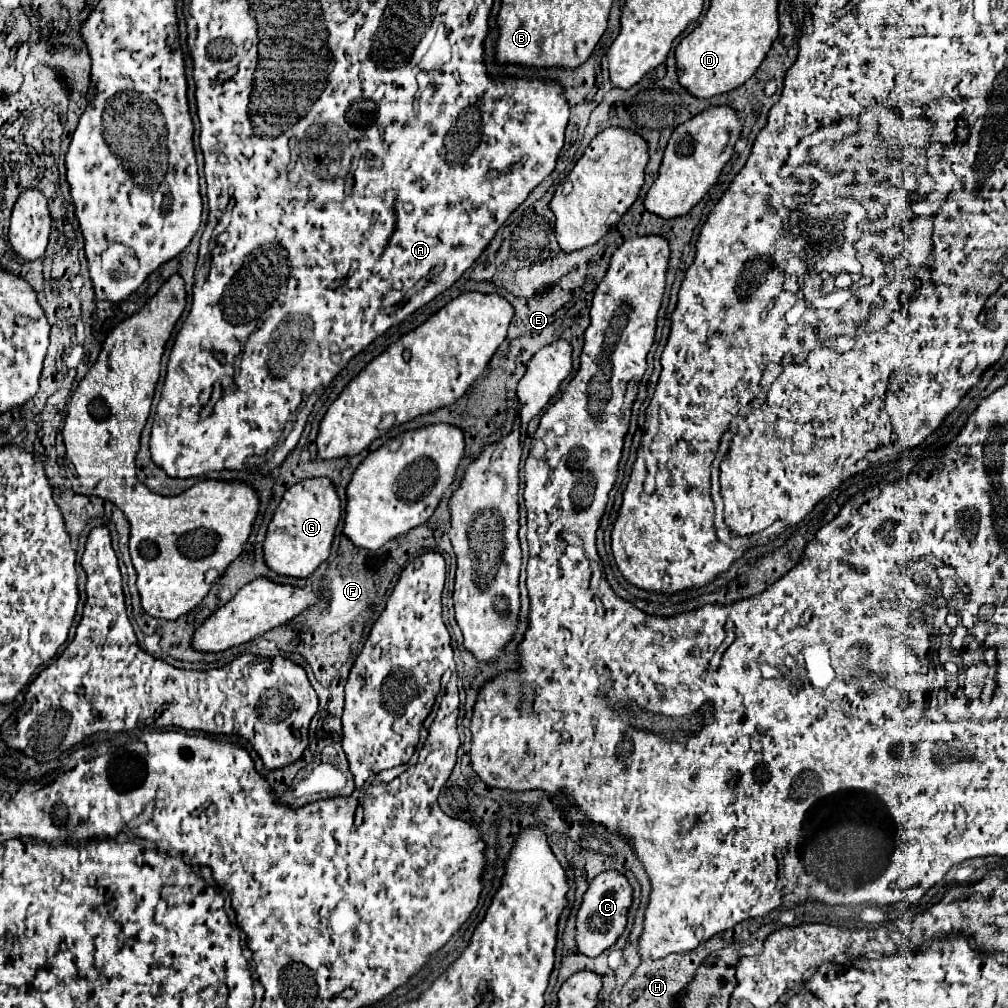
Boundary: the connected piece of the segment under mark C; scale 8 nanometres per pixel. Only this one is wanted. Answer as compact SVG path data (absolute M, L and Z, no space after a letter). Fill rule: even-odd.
M606 870L598 874L590 882L590 888L584 894L584 902L576 916L578 950L594 958L594 956L600 956L604 950L612 948L626 928L630 906L632 906L632 886L628 884L628 878L616 870Z

